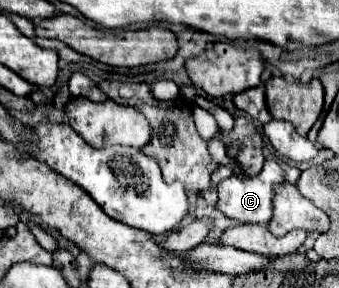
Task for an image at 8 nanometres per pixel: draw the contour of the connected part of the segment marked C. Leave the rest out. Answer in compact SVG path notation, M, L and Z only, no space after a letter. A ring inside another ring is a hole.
M275 159L265 161L263 171L255 177L231 177L231 179L223 179L217 185L217 193L219 193L219 201L217 201L217 209L221 213L225 213L231 219L237 219L239 223L263 223L267 225L271 221L273 215L273 197L275 197L275 185L285 183L283 177L283 169L279 167L279 163Z

